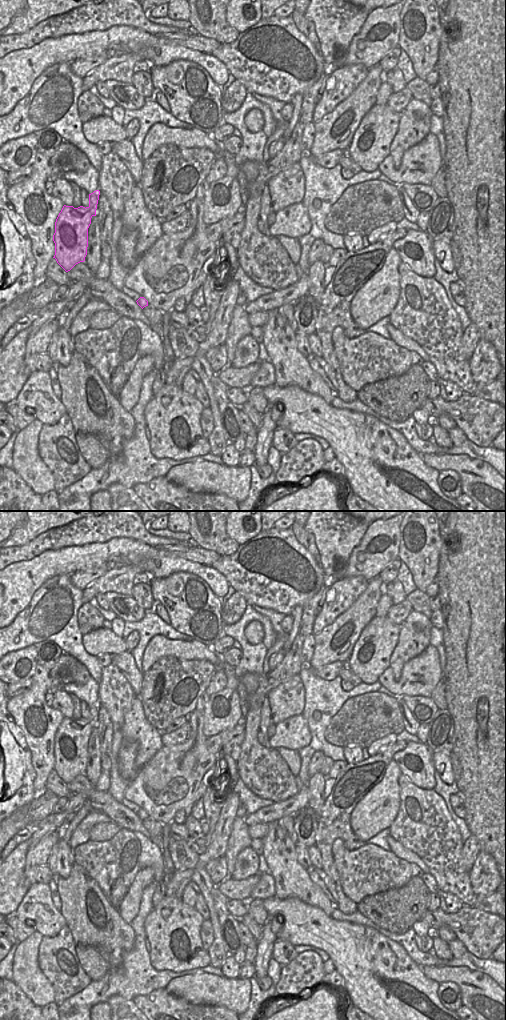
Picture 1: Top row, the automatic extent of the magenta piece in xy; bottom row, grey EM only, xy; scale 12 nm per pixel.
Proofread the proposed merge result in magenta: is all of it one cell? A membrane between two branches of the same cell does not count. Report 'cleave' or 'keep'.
keep

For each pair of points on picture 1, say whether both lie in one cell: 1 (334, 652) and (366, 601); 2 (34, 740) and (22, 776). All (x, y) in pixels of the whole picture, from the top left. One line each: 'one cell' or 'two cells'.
1: one cell
2: two cells

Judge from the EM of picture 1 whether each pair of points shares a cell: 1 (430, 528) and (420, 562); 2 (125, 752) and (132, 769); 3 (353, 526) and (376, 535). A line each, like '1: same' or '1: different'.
1: same
2: same
3: different

